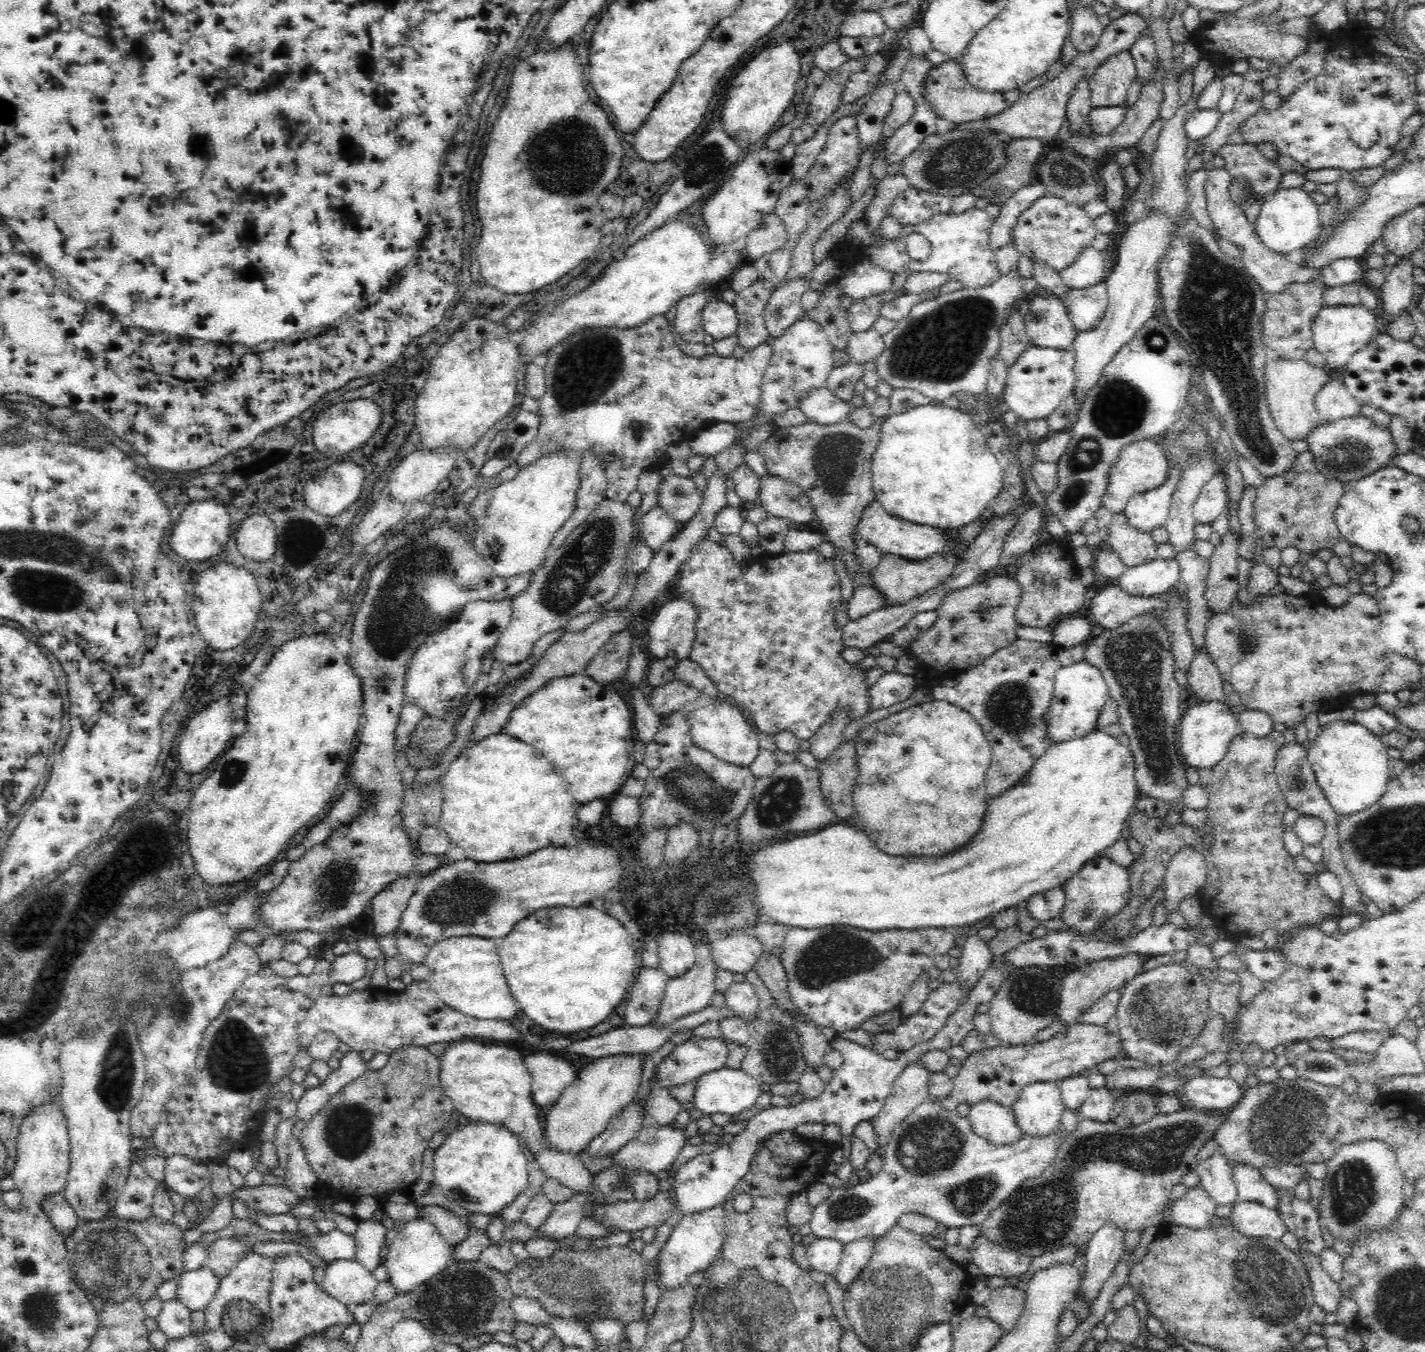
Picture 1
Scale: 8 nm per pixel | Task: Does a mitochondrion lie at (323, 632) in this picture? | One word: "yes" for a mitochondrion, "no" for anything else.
no

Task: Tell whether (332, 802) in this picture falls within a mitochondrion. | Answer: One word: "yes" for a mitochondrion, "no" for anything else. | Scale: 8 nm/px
no

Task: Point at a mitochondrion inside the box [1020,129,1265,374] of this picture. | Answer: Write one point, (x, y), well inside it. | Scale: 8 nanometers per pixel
(1061, 170)

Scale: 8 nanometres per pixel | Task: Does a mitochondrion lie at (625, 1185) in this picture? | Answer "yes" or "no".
yes

